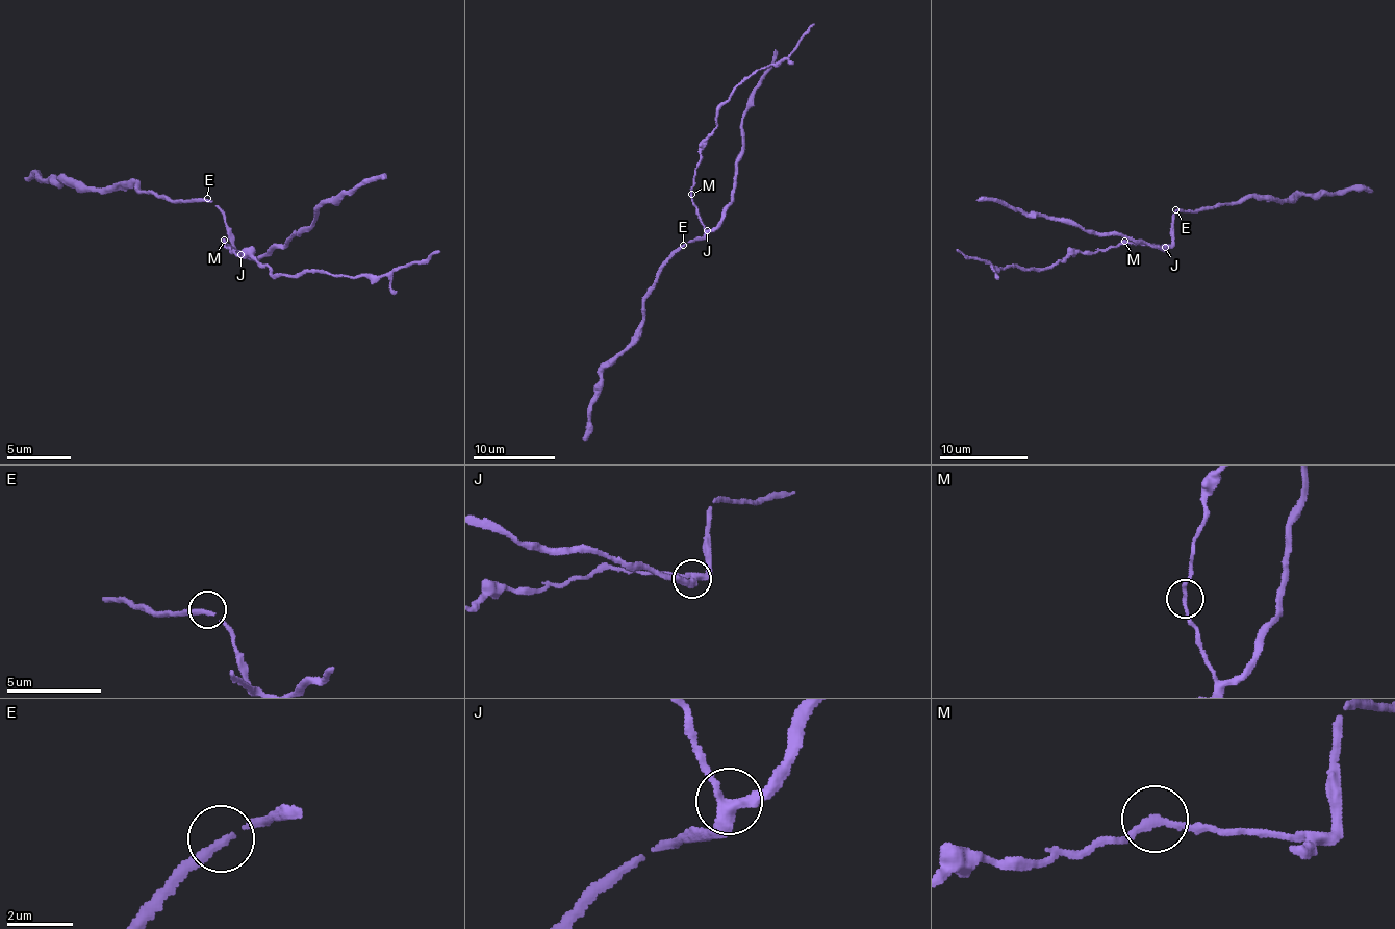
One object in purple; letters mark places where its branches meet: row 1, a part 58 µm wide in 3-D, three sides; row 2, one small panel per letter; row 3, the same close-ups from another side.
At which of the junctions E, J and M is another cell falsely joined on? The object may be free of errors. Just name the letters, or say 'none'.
none

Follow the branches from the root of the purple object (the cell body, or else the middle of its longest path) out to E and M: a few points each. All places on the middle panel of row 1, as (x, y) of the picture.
E: (705, 232), (702, 237), (683, 245)
M: (705, 232), (692, 194)

